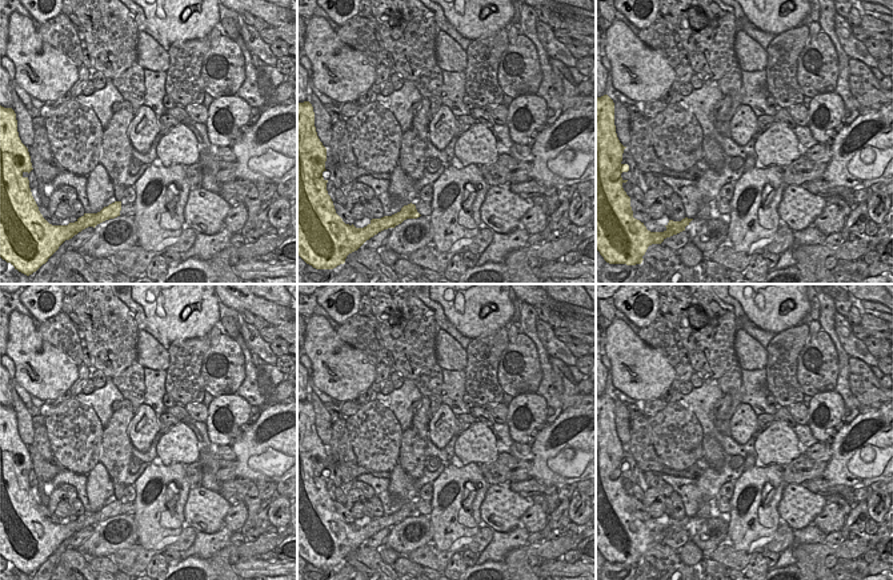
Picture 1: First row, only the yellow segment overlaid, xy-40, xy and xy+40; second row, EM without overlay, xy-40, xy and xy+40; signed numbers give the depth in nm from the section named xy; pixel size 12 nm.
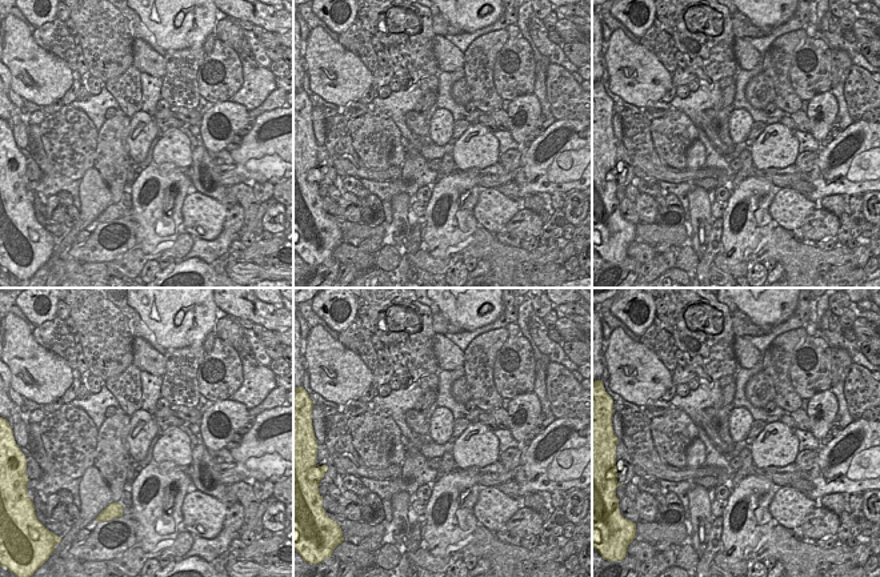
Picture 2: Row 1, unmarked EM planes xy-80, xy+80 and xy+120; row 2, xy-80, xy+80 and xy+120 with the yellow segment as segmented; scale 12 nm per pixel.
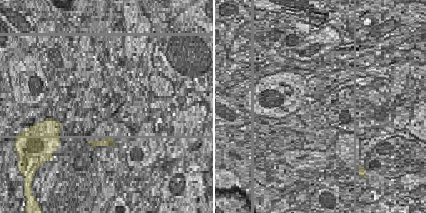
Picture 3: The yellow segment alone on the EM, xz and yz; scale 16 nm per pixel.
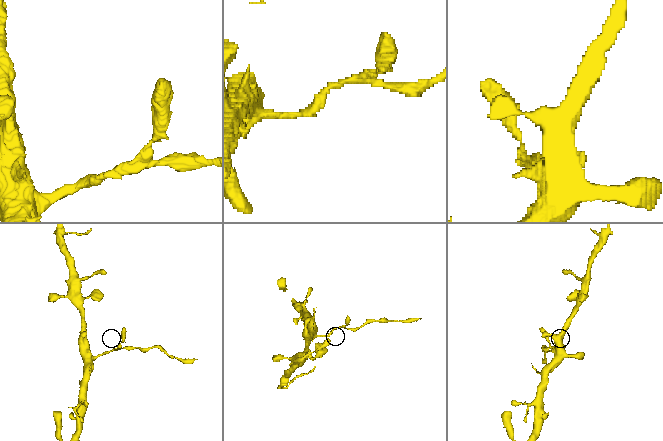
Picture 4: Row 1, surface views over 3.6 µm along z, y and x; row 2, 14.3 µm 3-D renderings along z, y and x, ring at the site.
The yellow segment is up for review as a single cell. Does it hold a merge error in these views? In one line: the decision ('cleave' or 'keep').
cleave

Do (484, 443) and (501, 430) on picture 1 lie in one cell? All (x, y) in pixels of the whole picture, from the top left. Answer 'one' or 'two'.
two

